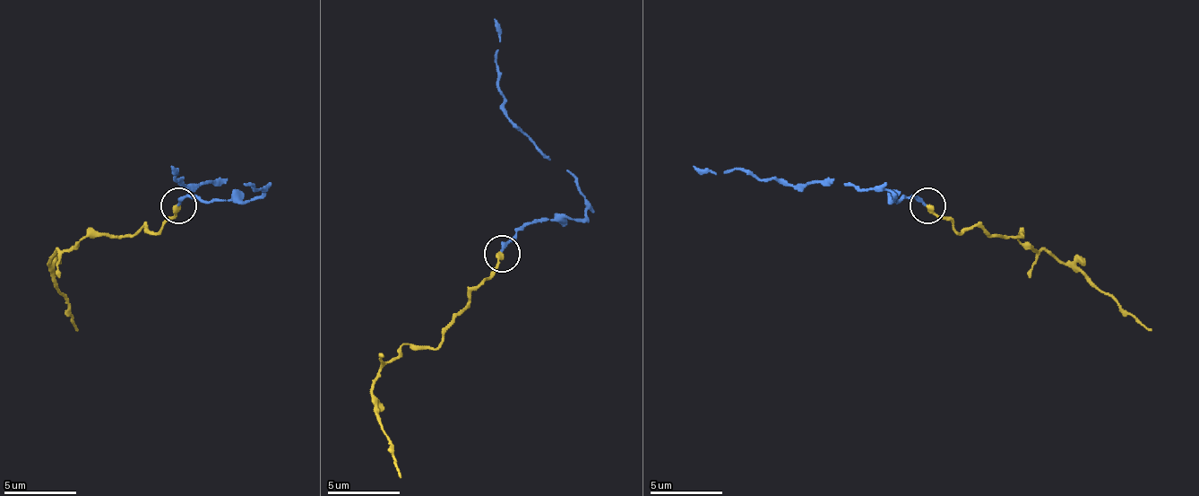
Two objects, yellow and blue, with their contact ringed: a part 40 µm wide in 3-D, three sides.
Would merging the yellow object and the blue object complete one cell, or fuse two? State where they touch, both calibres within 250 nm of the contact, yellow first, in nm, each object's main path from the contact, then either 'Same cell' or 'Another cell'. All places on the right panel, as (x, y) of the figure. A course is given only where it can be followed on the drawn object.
Place: (927, 205). Thickness 360 nm (yellow) against 240 nm. Course of yellow: (928, 204), (961, 233), (983, 226), (1022, 237), (1019, 240), (1062, 263), (1073, 263), (1152, 331). Course of blue: (925, 204), (914, 197), (892, 201), (892, 194), (834, 179), (791, 183), (737, 169), (701, 172), (694, 165). Another cell

